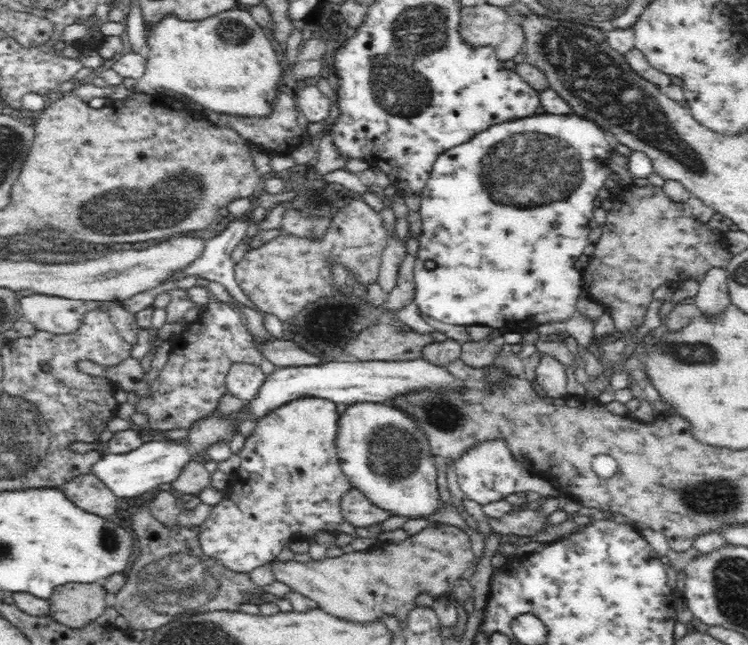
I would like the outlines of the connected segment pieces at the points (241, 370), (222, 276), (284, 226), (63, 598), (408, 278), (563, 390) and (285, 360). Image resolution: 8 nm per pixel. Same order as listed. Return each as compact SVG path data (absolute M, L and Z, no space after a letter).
M238 363L234 364L226 375L226 385L232 396L248 404L257 400L266 377L259 366Z
M234 219L227 227L215 237L205 242L205 249L200 258L188 265L183 273L176 273L174 278L195 274L201 281L219 282L226 288L233 300L243 306L259 312L254 304L242 290L235 277L235 262L232 261L232 252L238 242L246 236L246 230L251 219Z
M296 209L284 211L281 218L279 235L310 237L314 241L319 241L326 234L327 227L331 223L326 217L320 219L320 217L300 215L300 211Z
M70 582L50 595L52 618L70 628L89 625L106 610L107 590L101 582Z
M406 254L400 262L398 276L396 276L396 286L388 293L388 300L384 302L386 310L398 310L414 300L414 260L410 254Z
M543 354L535 368L535 382L543 395L554 399L568 397L565 367L558 359Z
M274 339L269 343L258 343L262 354L265 355L273 365L279 367L301 367L322 364L318 356L306 352L297 346L293 341Z

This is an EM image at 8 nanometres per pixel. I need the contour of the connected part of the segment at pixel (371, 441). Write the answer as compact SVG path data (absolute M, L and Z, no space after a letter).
M362 402L361 405L348 407L341 416L342 432L337 438L338 455L341 456L342 471L351 480L354 488L365 492L376 506L389 509L398 516L426 518L441 508L435 458L429 454L426 438L415 429L415 422L409 416L388 406L386 402Z

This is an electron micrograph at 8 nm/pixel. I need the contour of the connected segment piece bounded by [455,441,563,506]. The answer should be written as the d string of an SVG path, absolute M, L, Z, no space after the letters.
M486 441L476 449L470 450L460 461L455 462L457 481L465 498L478 502L481 506L504 502L506 496L514 492L534 491L541 495L559 498L563 494L558 481L547 481L543 477L531 475L522 465L511 457L504 441Z

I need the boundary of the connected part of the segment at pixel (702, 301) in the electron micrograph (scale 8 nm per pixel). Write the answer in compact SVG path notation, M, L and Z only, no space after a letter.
M710 268L699 282L695 305L703 314L718 314L731 303L725 268Z

